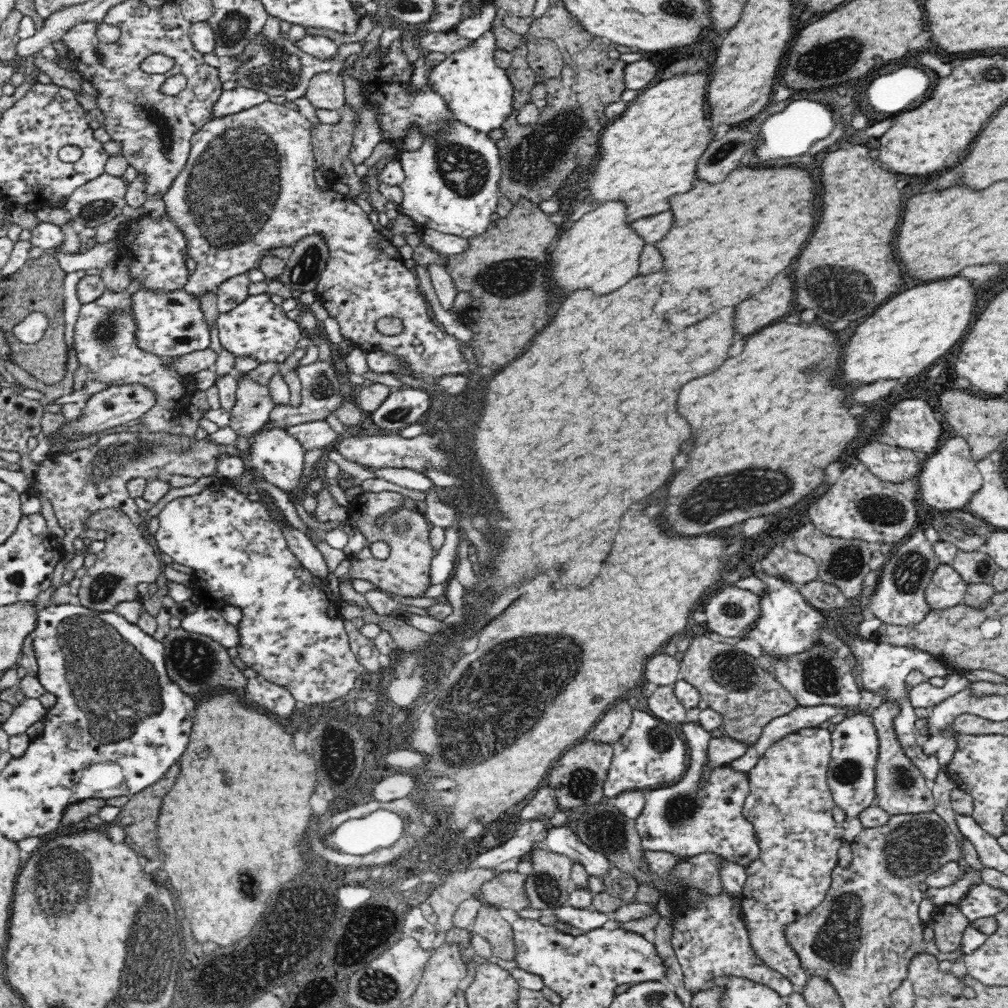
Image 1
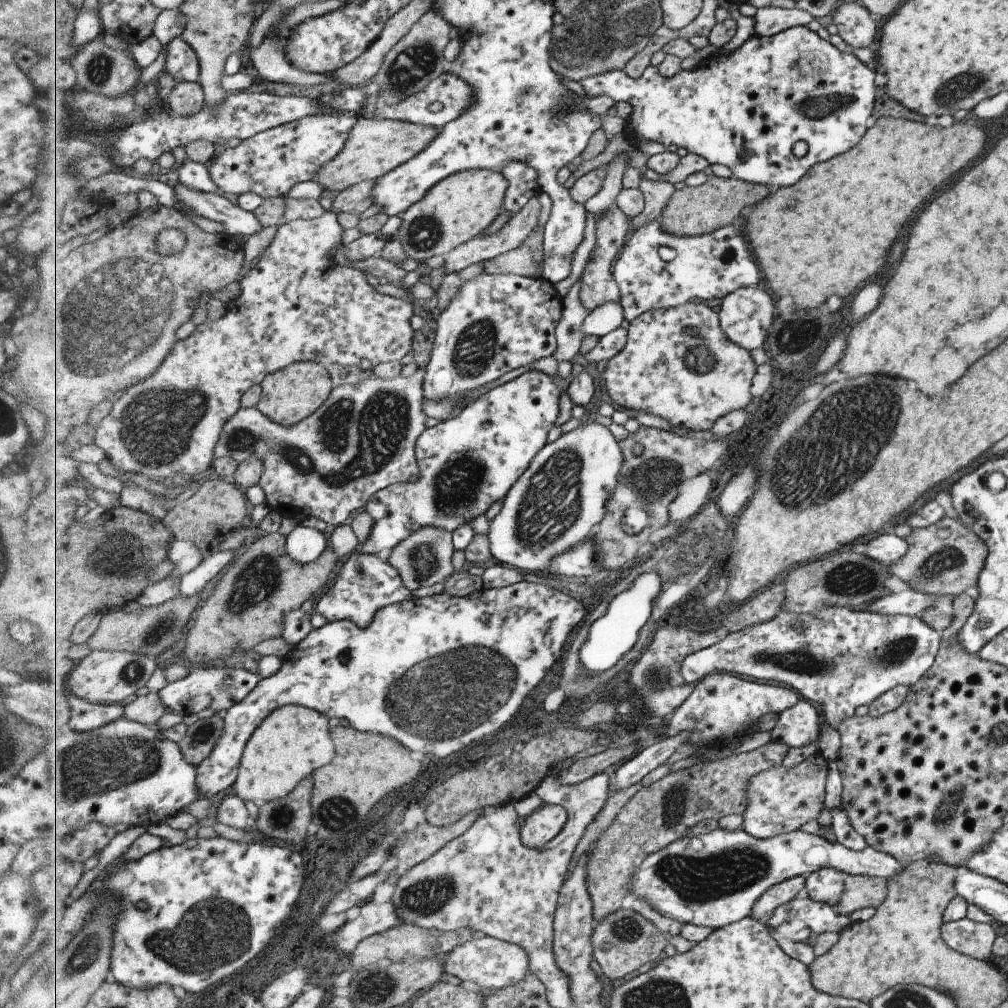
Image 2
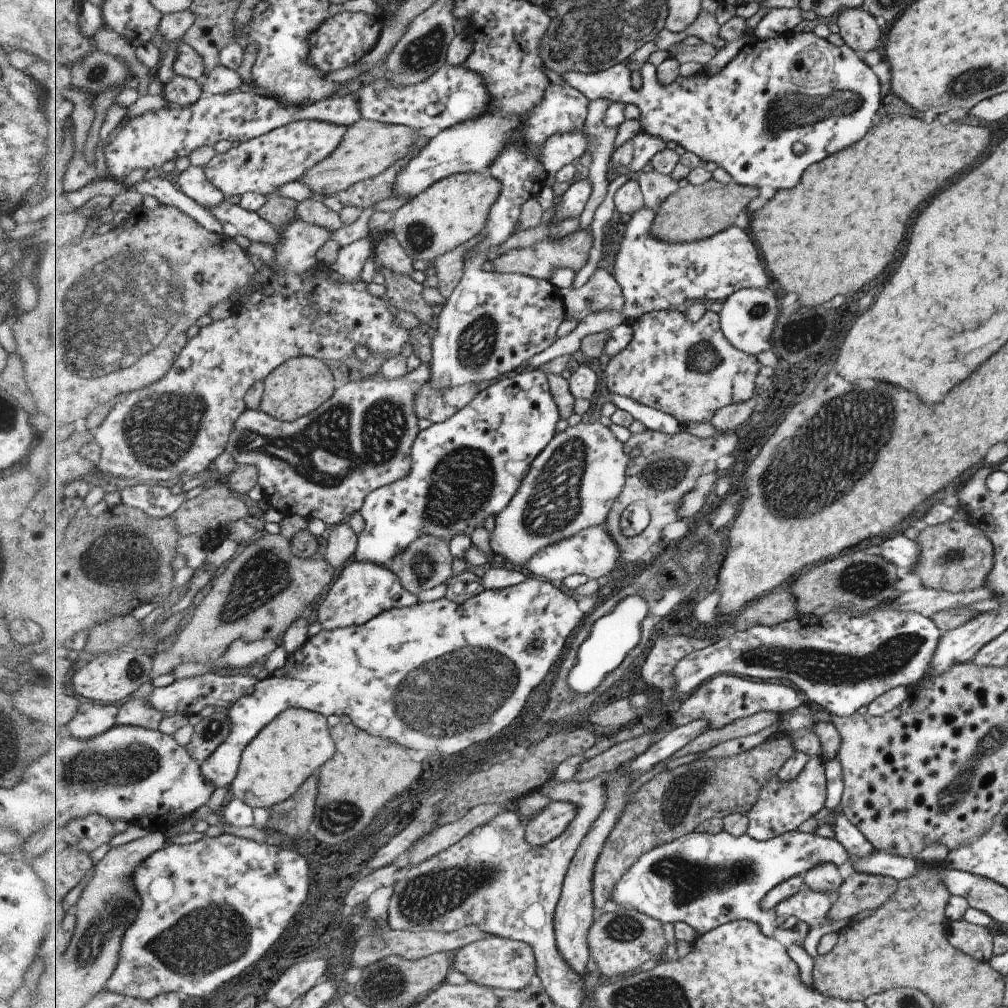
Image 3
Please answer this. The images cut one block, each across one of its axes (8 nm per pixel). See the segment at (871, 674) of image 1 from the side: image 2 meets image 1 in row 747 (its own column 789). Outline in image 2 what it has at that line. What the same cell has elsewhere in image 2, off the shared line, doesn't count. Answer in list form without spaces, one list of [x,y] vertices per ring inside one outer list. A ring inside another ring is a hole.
[[[806,893],[795,897],[792,902],[782,905],[781,910],[777,910],[777,914],[773,916],[773,922],[768,922],[767,926],[776,928],[783,922],[791,921],[791,918],[801,918],[801,922],[808,925],[812,932],[807,939],[811,947],[821,933],[838,934],[851,924],[847,916],[837,915],[831,905],[815,901]]]

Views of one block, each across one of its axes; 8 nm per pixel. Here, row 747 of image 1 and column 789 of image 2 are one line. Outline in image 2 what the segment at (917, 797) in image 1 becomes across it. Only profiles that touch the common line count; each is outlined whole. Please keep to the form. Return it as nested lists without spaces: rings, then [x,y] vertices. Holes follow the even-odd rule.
[[[797,876],[789,881],[777,884],[770,889],[757,903],[754,909],[753,918],[767,923],[770,917],[779,906],[792,902],[795,897],[801,896],[806,892],[807,876]]]

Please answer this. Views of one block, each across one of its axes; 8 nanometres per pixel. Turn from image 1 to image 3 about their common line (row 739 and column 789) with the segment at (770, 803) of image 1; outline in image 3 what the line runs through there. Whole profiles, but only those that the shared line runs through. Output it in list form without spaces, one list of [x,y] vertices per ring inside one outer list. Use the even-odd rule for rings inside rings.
[[[813,758],[804,772],[792,782],[781,783],[774,777],[760,793],[760,800],[747,814],[749,821],[747,835],[757,841],[769,841],[783,834],[797,831],[797,828],[821,810],[825,802],[825,778],[823,778],[823,760]]]

